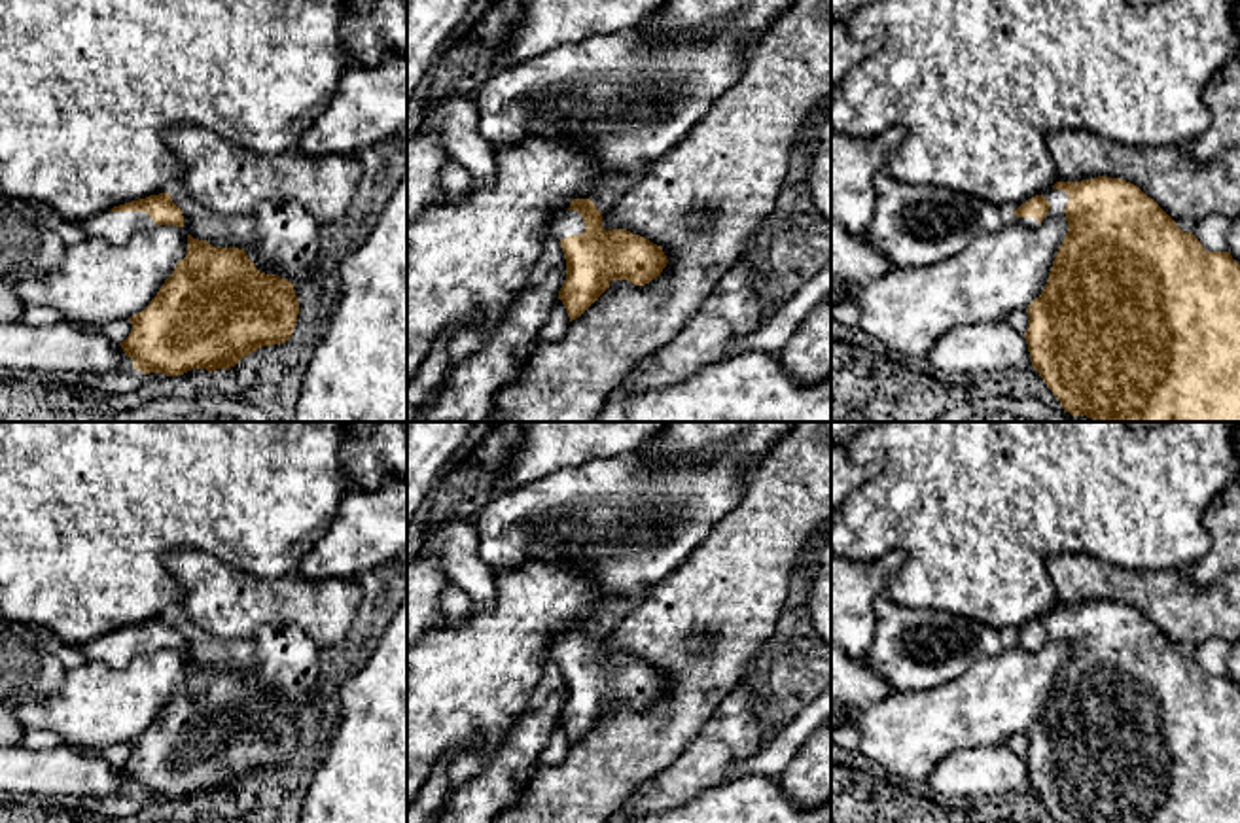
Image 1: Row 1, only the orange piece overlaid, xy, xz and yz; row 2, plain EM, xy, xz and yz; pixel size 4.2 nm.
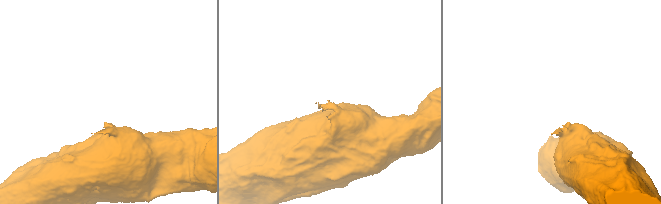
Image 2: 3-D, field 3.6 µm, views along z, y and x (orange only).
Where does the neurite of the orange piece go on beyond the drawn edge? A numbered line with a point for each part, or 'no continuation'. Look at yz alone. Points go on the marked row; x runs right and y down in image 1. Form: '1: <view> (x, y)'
1: yz (1057, 199)

